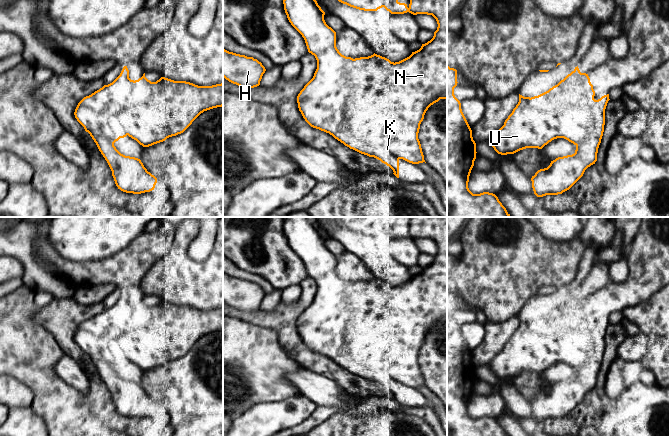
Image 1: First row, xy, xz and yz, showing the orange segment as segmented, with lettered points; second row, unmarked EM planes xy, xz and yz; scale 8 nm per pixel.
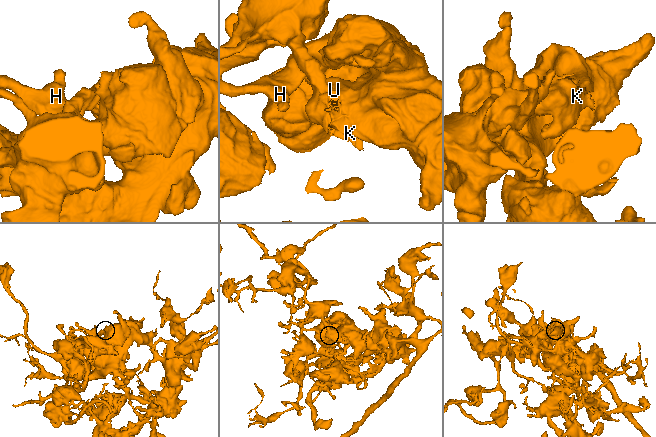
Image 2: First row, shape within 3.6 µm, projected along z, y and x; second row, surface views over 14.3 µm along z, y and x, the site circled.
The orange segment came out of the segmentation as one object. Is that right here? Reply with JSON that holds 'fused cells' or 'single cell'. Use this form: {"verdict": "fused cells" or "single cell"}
{"verdict": "fused cells"}

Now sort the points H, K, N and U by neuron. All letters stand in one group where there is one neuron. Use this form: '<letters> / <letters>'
H N U / K

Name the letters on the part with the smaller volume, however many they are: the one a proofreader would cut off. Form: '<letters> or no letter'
K

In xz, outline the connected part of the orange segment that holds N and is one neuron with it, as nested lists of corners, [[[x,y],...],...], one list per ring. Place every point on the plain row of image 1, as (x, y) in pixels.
[[[335,217],[336,223],[350,231],[377,235],[384,231],[391,238],[411,237],[432,239],[438,248],[433,262],[421,272],[399,285],[391,286],[389,283],[377,278],[368,281],[353,283],[348,289],[350,304],[355,310],[355,335],[359,341],[373,348],[384,360],[385,370],[394,379],[412,388],[425,386],[421,368],[418,363],[420,348],[428,332],[440,323],[447,323],[447,217],[411,217],[410,228],[400,227],[398,224],[404,217]]]

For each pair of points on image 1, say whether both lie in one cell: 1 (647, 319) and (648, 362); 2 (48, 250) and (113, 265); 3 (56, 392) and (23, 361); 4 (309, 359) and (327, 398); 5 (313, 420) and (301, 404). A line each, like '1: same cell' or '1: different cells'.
1: same cell
2: same cell
3: same cell
4: different cells
5: different cells

